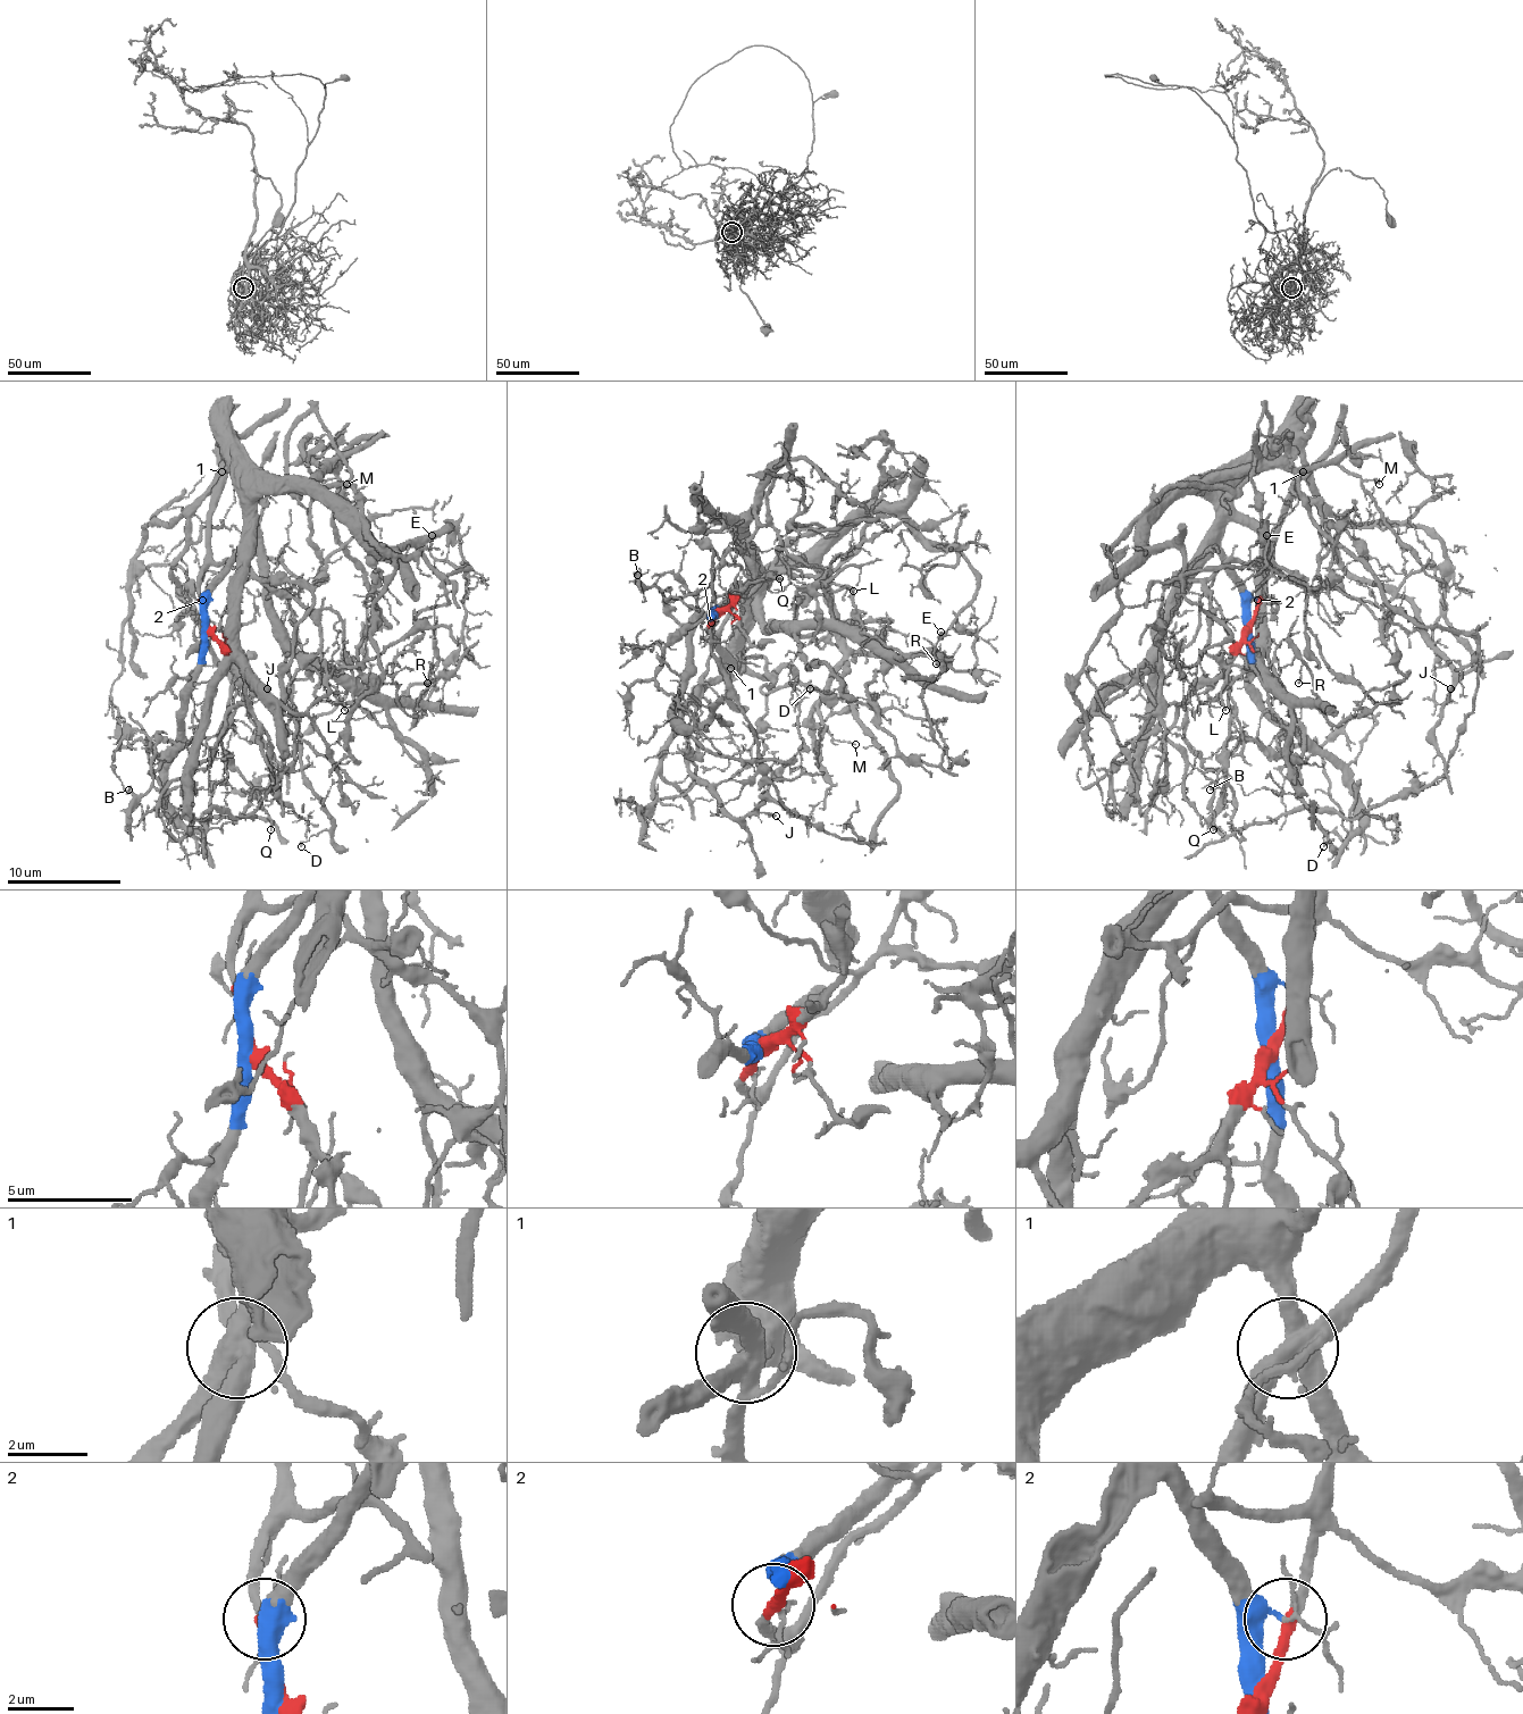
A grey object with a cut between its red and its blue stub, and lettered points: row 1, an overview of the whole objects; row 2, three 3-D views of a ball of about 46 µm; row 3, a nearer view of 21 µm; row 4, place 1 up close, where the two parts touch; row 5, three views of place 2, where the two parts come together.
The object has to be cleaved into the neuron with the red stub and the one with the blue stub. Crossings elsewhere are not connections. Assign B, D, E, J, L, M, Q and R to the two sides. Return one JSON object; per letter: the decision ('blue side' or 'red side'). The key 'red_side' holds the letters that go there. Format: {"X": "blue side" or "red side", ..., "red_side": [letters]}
{"B": "red side", "D": "blue side", "E": "blue side", "J": "blue side", "L": "red side", "M": "blue side", "Q": "red side", "R": "blue side", "red_side": ["B", "L", "Q"]}

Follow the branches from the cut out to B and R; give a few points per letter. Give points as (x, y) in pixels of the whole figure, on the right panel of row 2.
B: (1249, 628), (1229, 674), (1229, 725), (1232, 736), (1257, 744), (1246, 738), (1227, 761), (1223, 793), (1210, 789)
R: (1249, 628), (1229, 520), (1261, 540), (1261, 665), (1318, 699), (1303, 665), (1297, 682)

